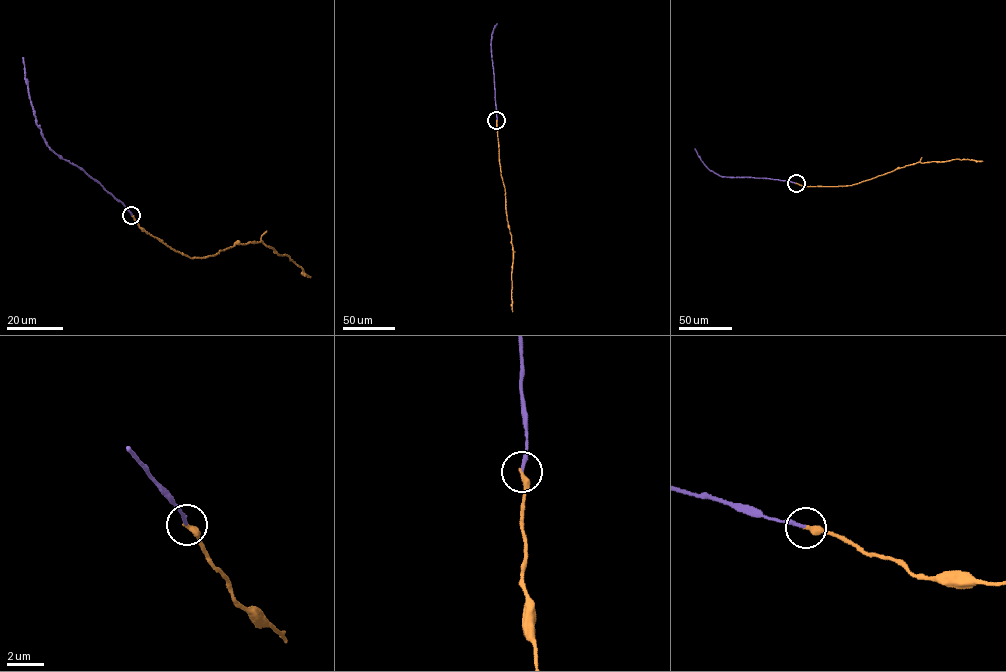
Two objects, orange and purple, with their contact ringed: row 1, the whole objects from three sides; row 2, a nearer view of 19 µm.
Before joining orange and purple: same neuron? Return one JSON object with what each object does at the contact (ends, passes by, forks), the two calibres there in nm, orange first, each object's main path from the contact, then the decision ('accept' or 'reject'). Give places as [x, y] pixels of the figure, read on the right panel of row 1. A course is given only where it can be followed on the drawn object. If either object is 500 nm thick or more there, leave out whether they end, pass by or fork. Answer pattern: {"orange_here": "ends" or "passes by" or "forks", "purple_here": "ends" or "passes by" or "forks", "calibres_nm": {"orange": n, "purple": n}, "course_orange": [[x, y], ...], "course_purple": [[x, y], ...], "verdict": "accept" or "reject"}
{"orange_here": "ends", "purple_here": "ends", "calibres_nm": {"orange": 320, "purple": 190}, "course_orange": [[796, 183], [806, 186], [851, 185], [918, 162], [959, 159], [982, 161]], "course_purple": [[796, 183], [721, 177], [709, 170], [695, 148]], "verdict": "accept"}

